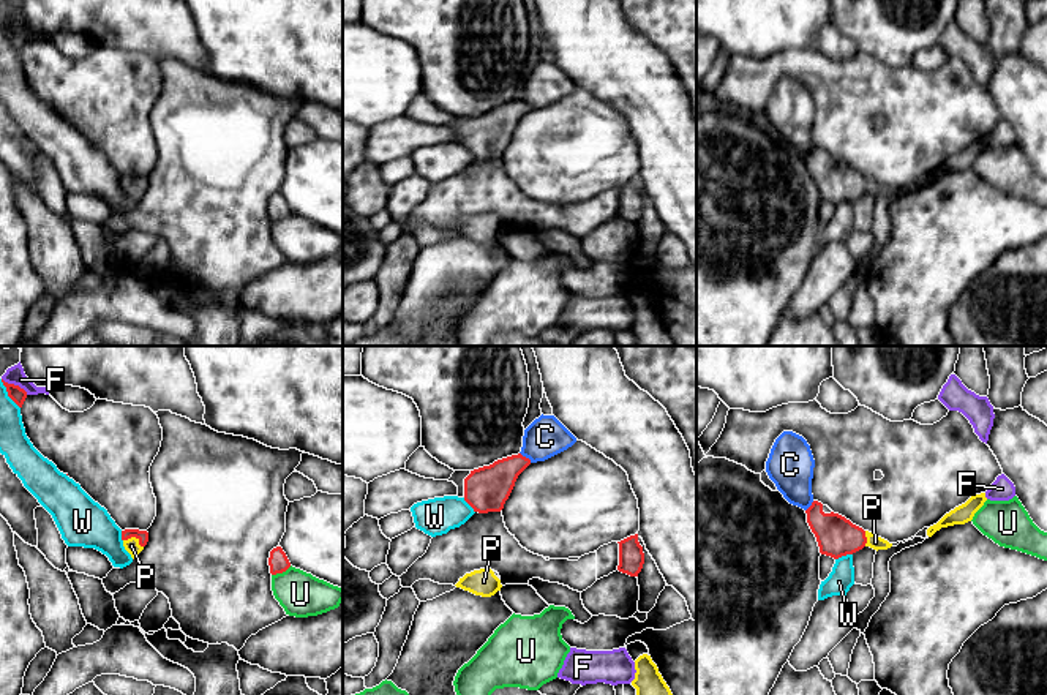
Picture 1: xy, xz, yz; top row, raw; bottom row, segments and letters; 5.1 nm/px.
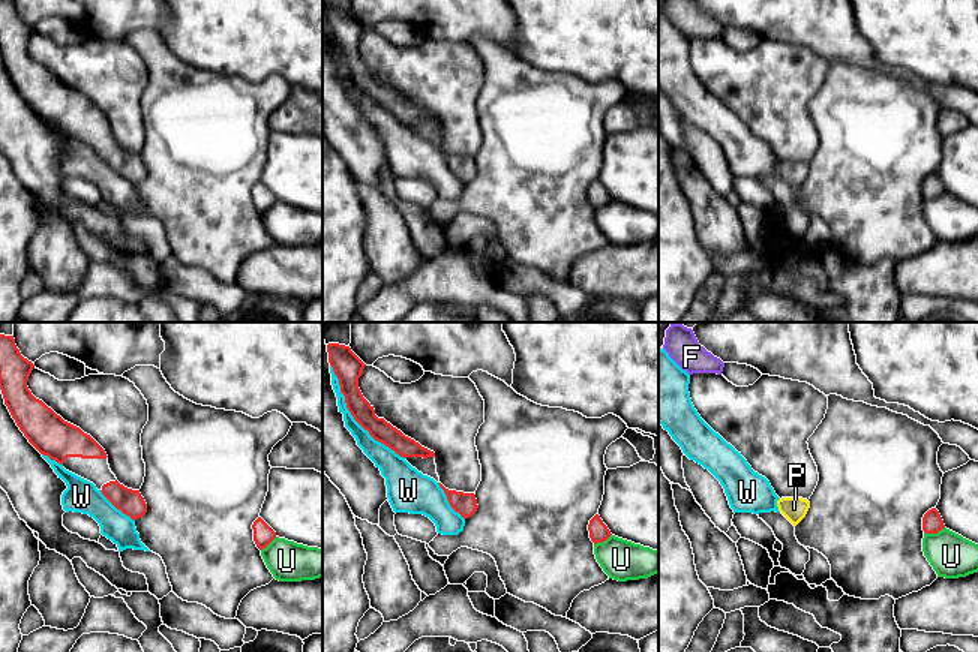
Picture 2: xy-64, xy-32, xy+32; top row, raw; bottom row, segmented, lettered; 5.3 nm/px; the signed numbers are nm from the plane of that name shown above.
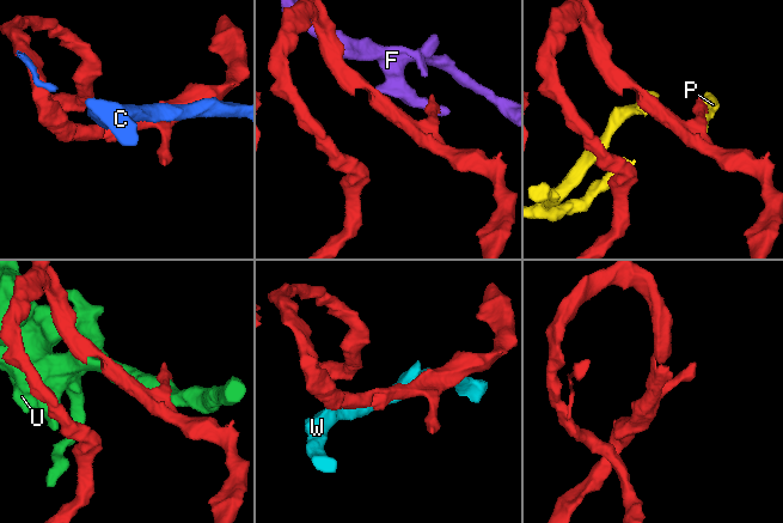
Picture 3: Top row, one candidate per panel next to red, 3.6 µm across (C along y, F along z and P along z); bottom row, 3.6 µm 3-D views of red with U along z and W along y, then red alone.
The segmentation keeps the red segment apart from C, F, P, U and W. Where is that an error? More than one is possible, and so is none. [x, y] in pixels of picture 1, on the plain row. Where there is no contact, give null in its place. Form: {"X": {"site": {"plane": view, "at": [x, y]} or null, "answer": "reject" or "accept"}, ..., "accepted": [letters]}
{"C": {"site": {"plane": "xz", "at": [525, 103]}, "answer": "reject"}, "F": {"site": {"plane": "xy", "at": [13, 30]}, "answer": "reject"}, "P": {"site": {"plane": "xy", "at": [135, 182]}, "answer": "accept"}, "U": {"site": {"plane": "xy", "at": [281, 218]}, "answer": "reject"}, "W": {"site": {"plane": "yz", "at": [844, 201]}, "answer": "reject"}, "accepted": ["P"]}

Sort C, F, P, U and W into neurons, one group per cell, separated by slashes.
C / F / P / U / W

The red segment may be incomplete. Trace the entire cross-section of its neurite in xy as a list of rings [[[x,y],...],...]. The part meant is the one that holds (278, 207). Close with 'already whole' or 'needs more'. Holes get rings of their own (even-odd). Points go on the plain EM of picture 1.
[[[281,193],[270,197],[268,212],[272,221],[283,220],[291,213],[291,208]]]; already whole

